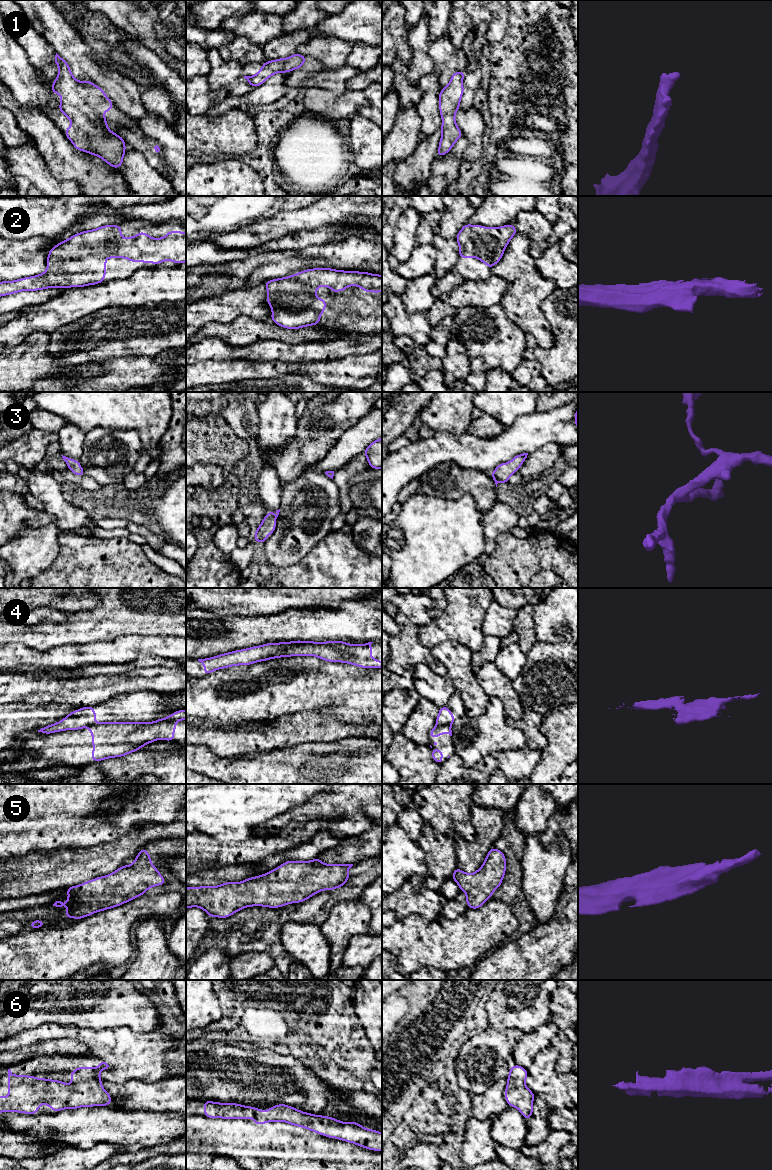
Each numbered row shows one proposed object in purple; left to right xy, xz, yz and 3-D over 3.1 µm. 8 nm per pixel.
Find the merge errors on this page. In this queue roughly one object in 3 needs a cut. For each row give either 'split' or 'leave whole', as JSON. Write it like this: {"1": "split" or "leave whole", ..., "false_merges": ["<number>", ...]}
{"1": "leave whole", "2": "leave whole", "3": "leave whole", "4": "split", "5": "leave whole", "6": "leave whole", "false_merges": ["4"]}

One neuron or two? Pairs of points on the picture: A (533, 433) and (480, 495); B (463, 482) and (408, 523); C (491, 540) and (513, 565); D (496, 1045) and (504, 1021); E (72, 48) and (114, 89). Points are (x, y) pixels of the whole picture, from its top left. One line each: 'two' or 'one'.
A: two
B: two
C: two
D: two
E: one

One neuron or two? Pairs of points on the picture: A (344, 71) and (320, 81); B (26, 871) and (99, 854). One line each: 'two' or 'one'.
A: one
B: one

